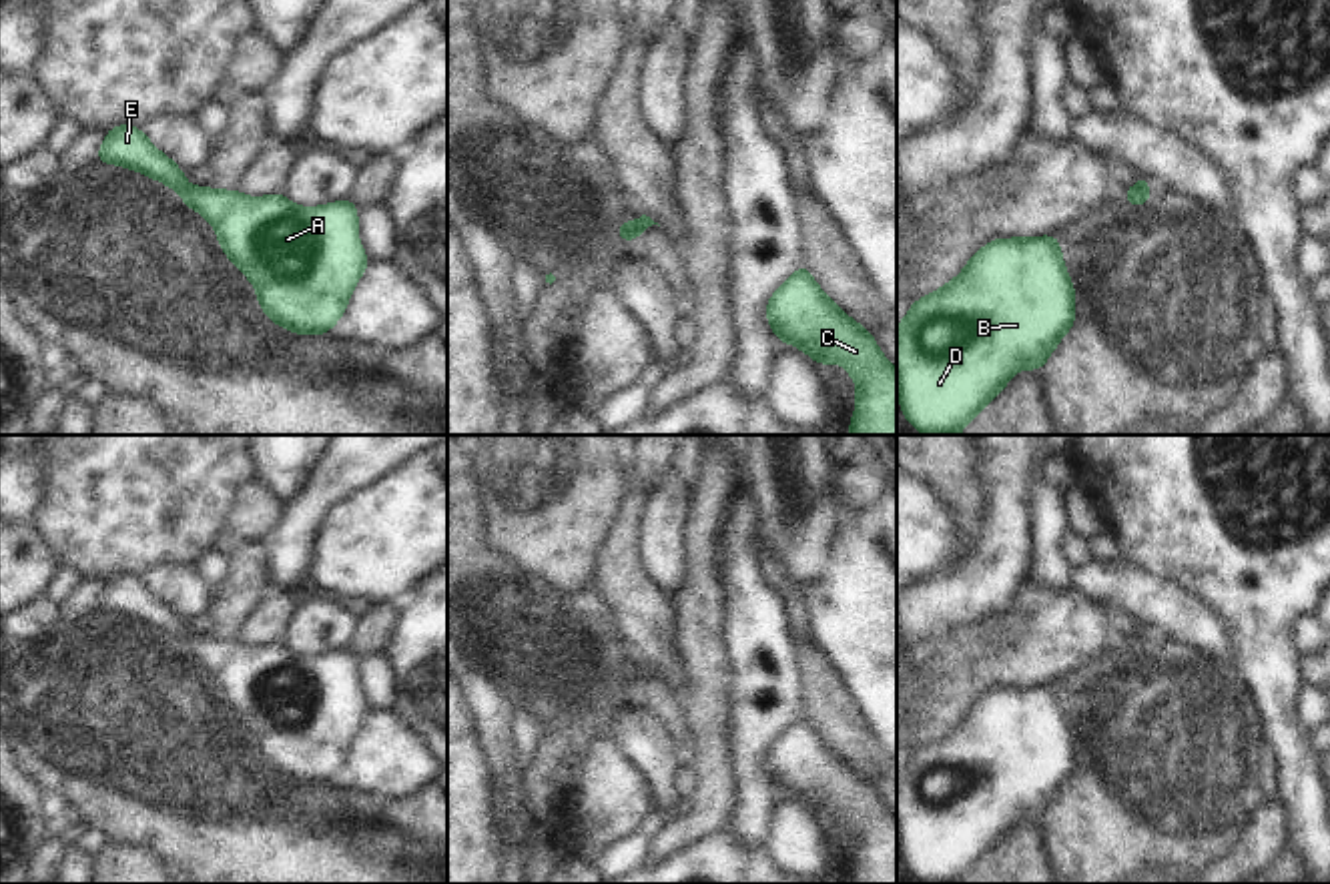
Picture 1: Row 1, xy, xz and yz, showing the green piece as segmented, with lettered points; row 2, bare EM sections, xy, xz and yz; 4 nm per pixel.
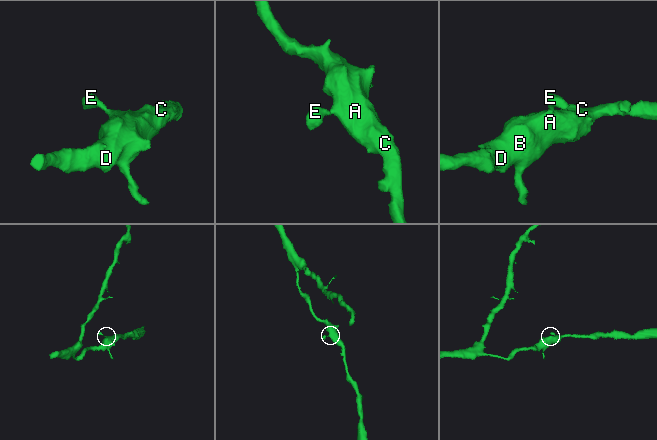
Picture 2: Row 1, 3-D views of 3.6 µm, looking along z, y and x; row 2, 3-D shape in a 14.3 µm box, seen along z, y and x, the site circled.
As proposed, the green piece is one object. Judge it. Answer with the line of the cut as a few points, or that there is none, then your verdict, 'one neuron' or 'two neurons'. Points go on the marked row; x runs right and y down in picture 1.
cut in xy along (187, 185), (181, 195); two neurons

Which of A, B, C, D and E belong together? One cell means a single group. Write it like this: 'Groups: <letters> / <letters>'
Groups: A B C D / E

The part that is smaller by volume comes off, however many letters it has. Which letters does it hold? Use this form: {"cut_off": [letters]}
{"cut_off": ["E"]}

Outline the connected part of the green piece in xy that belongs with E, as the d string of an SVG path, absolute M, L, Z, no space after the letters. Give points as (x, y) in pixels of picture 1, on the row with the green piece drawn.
M122 124L110 128L100 144L96 162L110 162L138 170L177 188L181 194L189 186L183 170L154 148L138 126Z

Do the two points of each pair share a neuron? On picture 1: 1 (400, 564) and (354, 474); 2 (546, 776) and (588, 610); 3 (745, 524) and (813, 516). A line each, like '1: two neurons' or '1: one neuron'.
1: two neurons
2: one neuron
3: two neurons

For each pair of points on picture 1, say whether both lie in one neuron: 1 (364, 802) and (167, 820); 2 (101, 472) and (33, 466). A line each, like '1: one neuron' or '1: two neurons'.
1: two neurons
2: two neurons

